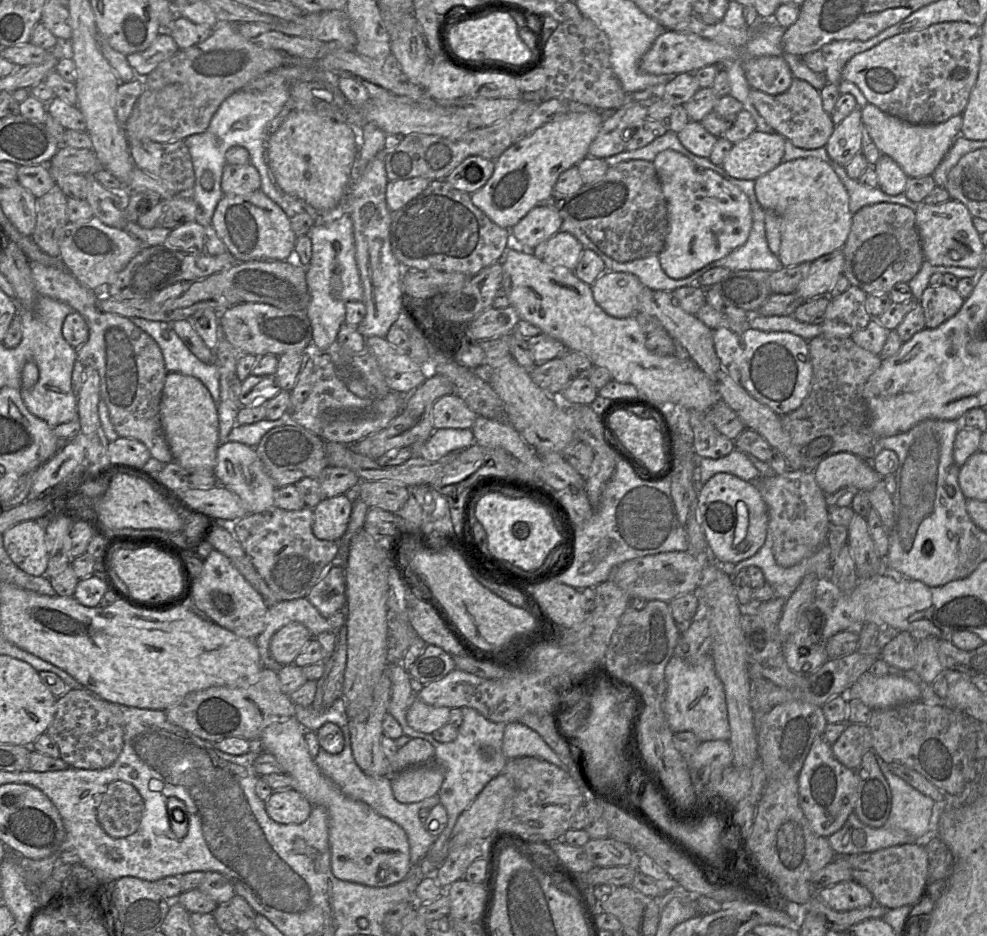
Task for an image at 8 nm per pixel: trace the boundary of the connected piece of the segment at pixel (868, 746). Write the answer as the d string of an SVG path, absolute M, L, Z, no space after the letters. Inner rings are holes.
M849 724L831 745L834 757L845 767L855 770L863 756L872 750L872 736L865 724Z

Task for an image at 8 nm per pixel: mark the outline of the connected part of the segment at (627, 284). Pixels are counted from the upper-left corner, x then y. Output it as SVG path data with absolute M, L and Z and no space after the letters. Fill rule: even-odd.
M606 267L591 285L598 306L614 318L628 318L637 313L638 296L644 285L633 274L611 272Z

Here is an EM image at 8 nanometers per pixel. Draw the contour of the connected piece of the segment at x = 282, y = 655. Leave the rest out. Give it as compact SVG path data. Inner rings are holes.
M293 621L281 627L270 640L270 653L282 665L294 663L296 657L313 638L302 623Z

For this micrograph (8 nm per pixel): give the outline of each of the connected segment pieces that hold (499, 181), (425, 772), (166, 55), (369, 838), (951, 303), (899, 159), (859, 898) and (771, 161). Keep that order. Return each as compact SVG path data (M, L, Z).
M591 109L570 112L556 117L530 135L524 135L507 148L496 160L492 176L479 190L471 194L473 204L491 221L511 229L532 208L553 194L558 177L588 156L588 149L597 136L605 114Z
M430 763L405 769L390 778L395 799L400 803L415 803L438 795L444 772Z
M160 32L144 51L126 55L129 65L137 78L145 78L161 62L173 57L179 48L168 32Z
M290 717L266 727L256 743L263 752L272 754L281 765L283 773L293 780L293 789L304 795L313 806L322 806L327 810L329 818L329 844L331 851L331 869L334 876L340 880L354 882L371 887L386 887L404 880L412 869L408 838L395 822L380 816L364 802L346 796L340 788L328 777L323 775L314 758L309 754L305 739L305 729L296 719Z
M945 284L928 286L920 299L925 316L926 328L937 328L954 316L962 307L965 299L956 288Z
M866 104L861 108L862 122L873 142L884 155L891 157L909 178L930 176L951 149L955 139L961 135L962 116L956 115L947 121L937 124L911 124L895 116L885 113L873 104Z
M854 880L842 881L814 893L835 911L850 911L875 904L871 892Z
M756 130L734 143L721 167L733 178L755 181L781 164L784 152L784 137Z

